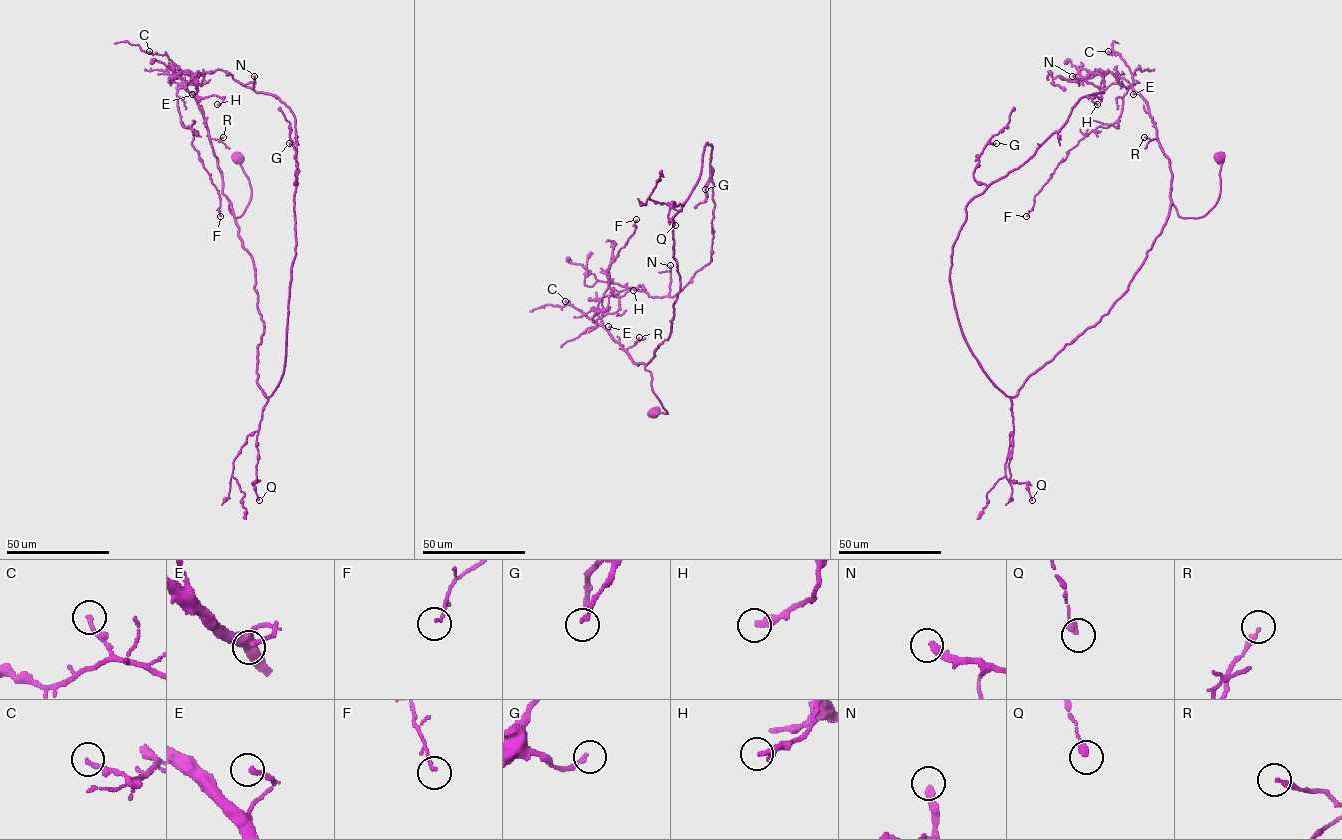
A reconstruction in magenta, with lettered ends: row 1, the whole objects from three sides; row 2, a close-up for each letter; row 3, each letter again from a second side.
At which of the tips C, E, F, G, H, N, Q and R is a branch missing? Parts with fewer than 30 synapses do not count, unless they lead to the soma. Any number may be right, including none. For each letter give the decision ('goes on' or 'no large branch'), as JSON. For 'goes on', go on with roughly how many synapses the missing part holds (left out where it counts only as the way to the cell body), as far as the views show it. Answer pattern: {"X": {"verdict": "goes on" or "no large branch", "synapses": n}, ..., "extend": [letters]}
{"C": {"verdict": "no large branch"}, "E": {"verdict": "no large branch"}, "F": {"verdict": "no large branch"}, "G": {"verdict": "no large branch"}, "H": {"verdict": "no large branch"}, "N": {"verdict": "goes on", "synapses": 80}, "Q": {"verdict": "no large branch"}, "R": {"verdict": "no large branch"}, "extend": ["N"]}

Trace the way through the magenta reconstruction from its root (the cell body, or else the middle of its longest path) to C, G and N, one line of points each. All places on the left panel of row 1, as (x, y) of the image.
C: (238, 155), (251, 198), (235, 218), (196, 98), (183, 85), (175, 65), (165, 54), (149, 51)
G: (238, 155), (251, 198), (239, 217), (229, 207), (254, 267), (269, 397), (296, 243), (289, 143)
N: (238, 155), (251, 198), (239, 217), (229, 207), (254, 267), (269, 397), (298, 169), (295, 116), (254, 76)

